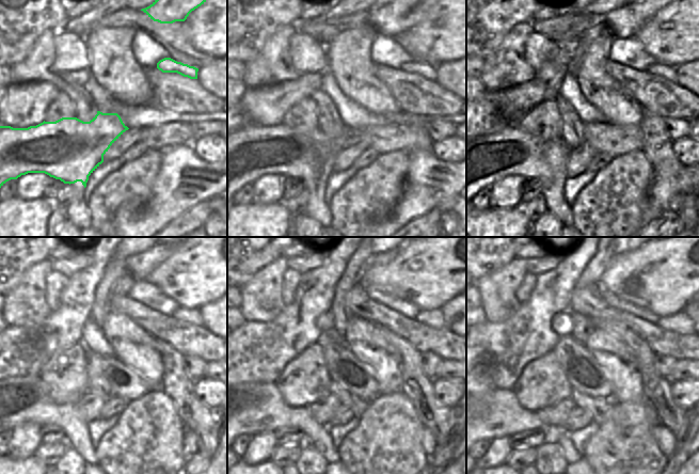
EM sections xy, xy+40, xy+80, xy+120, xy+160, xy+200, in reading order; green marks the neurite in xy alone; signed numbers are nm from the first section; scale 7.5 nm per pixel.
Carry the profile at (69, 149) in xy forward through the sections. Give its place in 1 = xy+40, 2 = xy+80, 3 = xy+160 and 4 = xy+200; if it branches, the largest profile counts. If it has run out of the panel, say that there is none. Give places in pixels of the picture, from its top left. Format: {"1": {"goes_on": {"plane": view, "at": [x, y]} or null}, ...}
{"1": {"goes_on": {"plane": "xy+40", "at": [250, 153]}}, "2": {"goes_on": {"plane": "xy+80", "at": [488, 159]}}, "3": {"goes_on": {"plane": "xy+160", "at": [250, 408]}}, "4": {"goes_on": {"plane": "xy+200", "at": [498, 414]}}}

